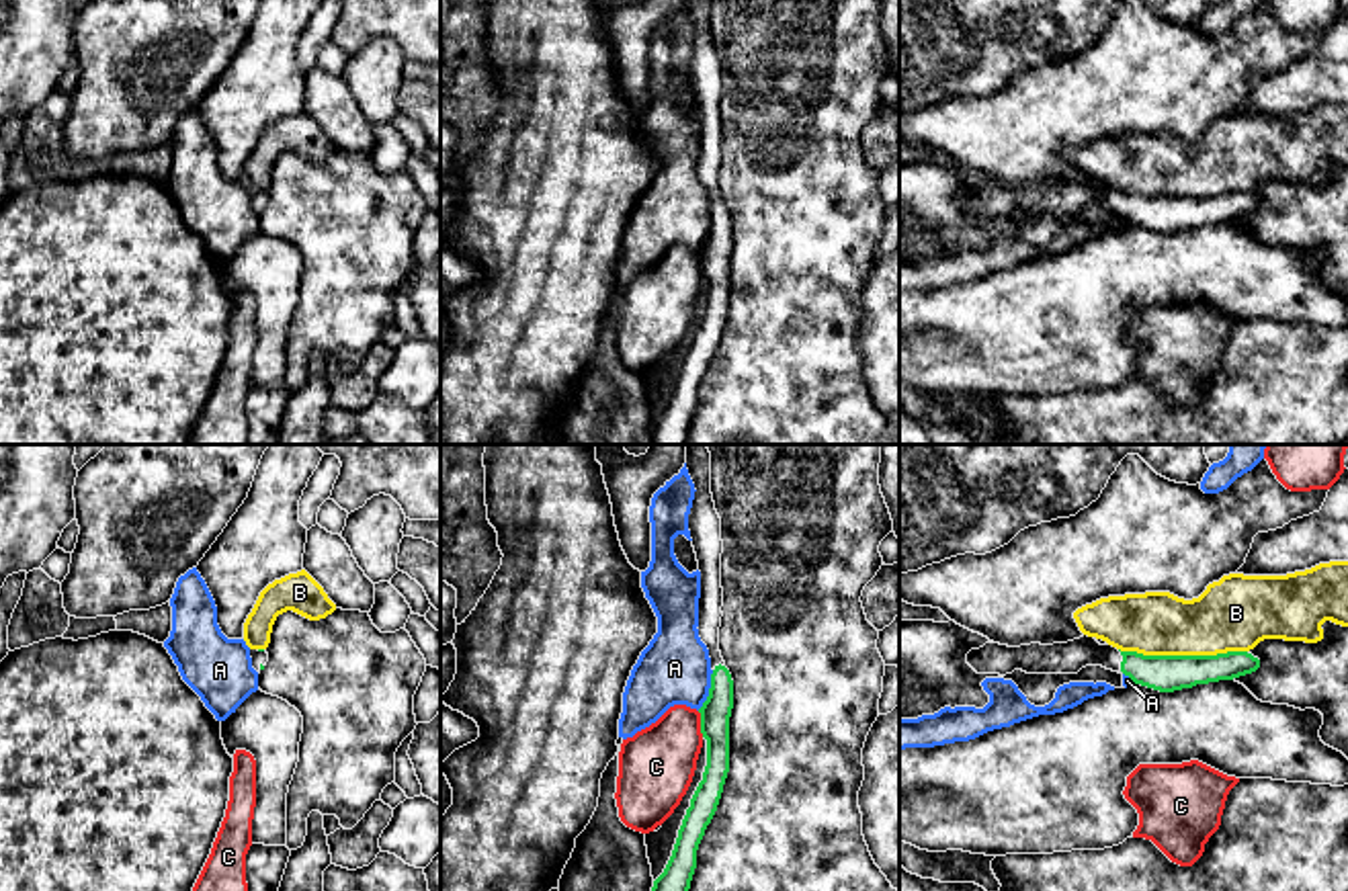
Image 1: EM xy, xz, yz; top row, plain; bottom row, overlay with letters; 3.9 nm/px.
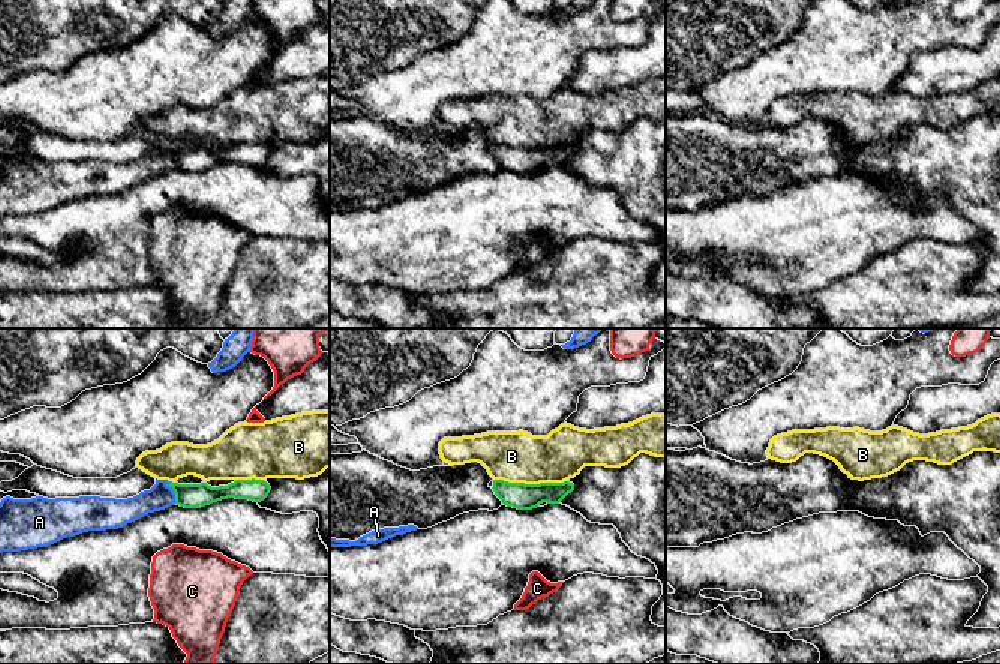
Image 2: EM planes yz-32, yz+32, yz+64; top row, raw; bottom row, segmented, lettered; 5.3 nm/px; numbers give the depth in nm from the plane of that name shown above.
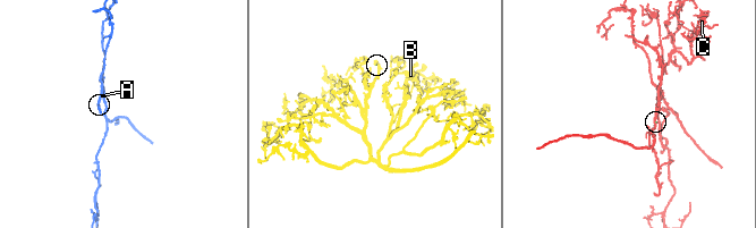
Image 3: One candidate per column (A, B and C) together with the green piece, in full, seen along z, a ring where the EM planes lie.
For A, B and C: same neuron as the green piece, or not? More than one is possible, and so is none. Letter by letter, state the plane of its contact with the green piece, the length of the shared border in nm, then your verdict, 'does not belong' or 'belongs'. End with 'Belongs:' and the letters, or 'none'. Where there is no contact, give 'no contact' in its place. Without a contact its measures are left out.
A: xz | 170 nm | does not belong
B: yz | 500 nm | does not belong
C: xz | 110 nm | does not belong
Belongs: none

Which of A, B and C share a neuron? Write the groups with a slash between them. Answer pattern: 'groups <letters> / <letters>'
groups A / B / C

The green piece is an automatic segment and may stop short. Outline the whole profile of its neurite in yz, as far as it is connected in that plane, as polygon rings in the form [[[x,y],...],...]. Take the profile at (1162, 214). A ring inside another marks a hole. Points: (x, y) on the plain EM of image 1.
[[[1080,178],[1053,186],[1008,188],[985,184],[967,195],[967,205],[977,215],[1078,215],[1086,207],[1102,207],[1125,215],[1133,225],[1160,234],[1174,234],[1219,221],[1233,221],[1260,209],[1260,201],[1248,193],[1227,193],[1217,197],[1143,197],[1100,186],[1094,178]]]

